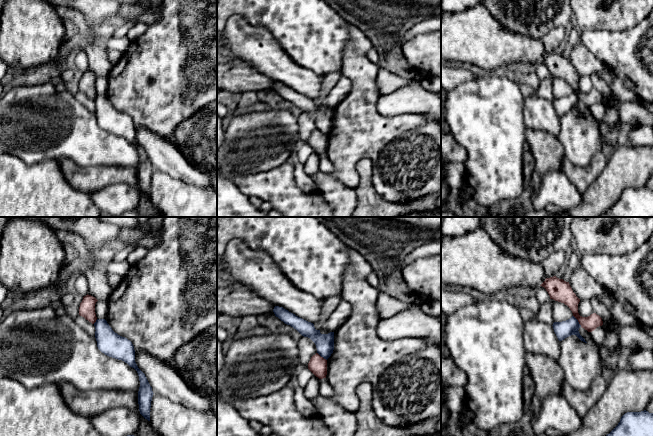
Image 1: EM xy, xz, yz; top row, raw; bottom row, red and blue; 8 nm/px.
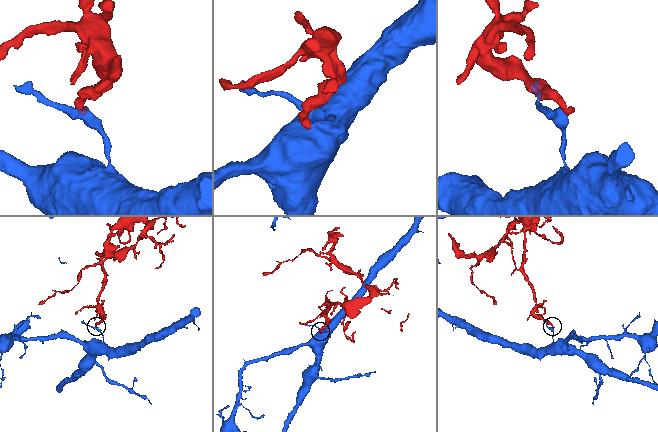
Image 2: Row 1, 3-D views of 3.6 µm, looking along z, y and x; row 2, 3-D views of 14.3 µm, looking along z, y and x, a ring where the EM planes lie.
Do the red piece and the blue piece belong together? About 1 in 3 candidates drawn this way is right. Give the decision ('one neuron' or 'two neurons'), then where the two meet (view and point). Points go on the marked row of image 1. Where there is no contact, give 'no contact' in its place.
two neurons | yz (578, 321)

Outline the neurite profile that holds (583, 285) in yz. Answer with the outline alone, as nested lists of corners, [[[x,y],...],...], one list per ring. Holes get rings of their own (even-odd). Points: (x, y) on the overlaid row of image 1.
[[[579,268],[574,270],[569,284],[580,300],[590,301],[592,298],[596,298],[601,301],[622,326],[637,326],[646,329],[636,317],[627,312],[624,307],[610,296],[584,269]]]

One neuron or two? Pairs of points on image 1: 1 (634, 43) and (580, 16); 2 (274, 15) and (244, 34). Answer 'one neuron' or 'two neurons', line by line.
1: two neurons
2: two neurons

